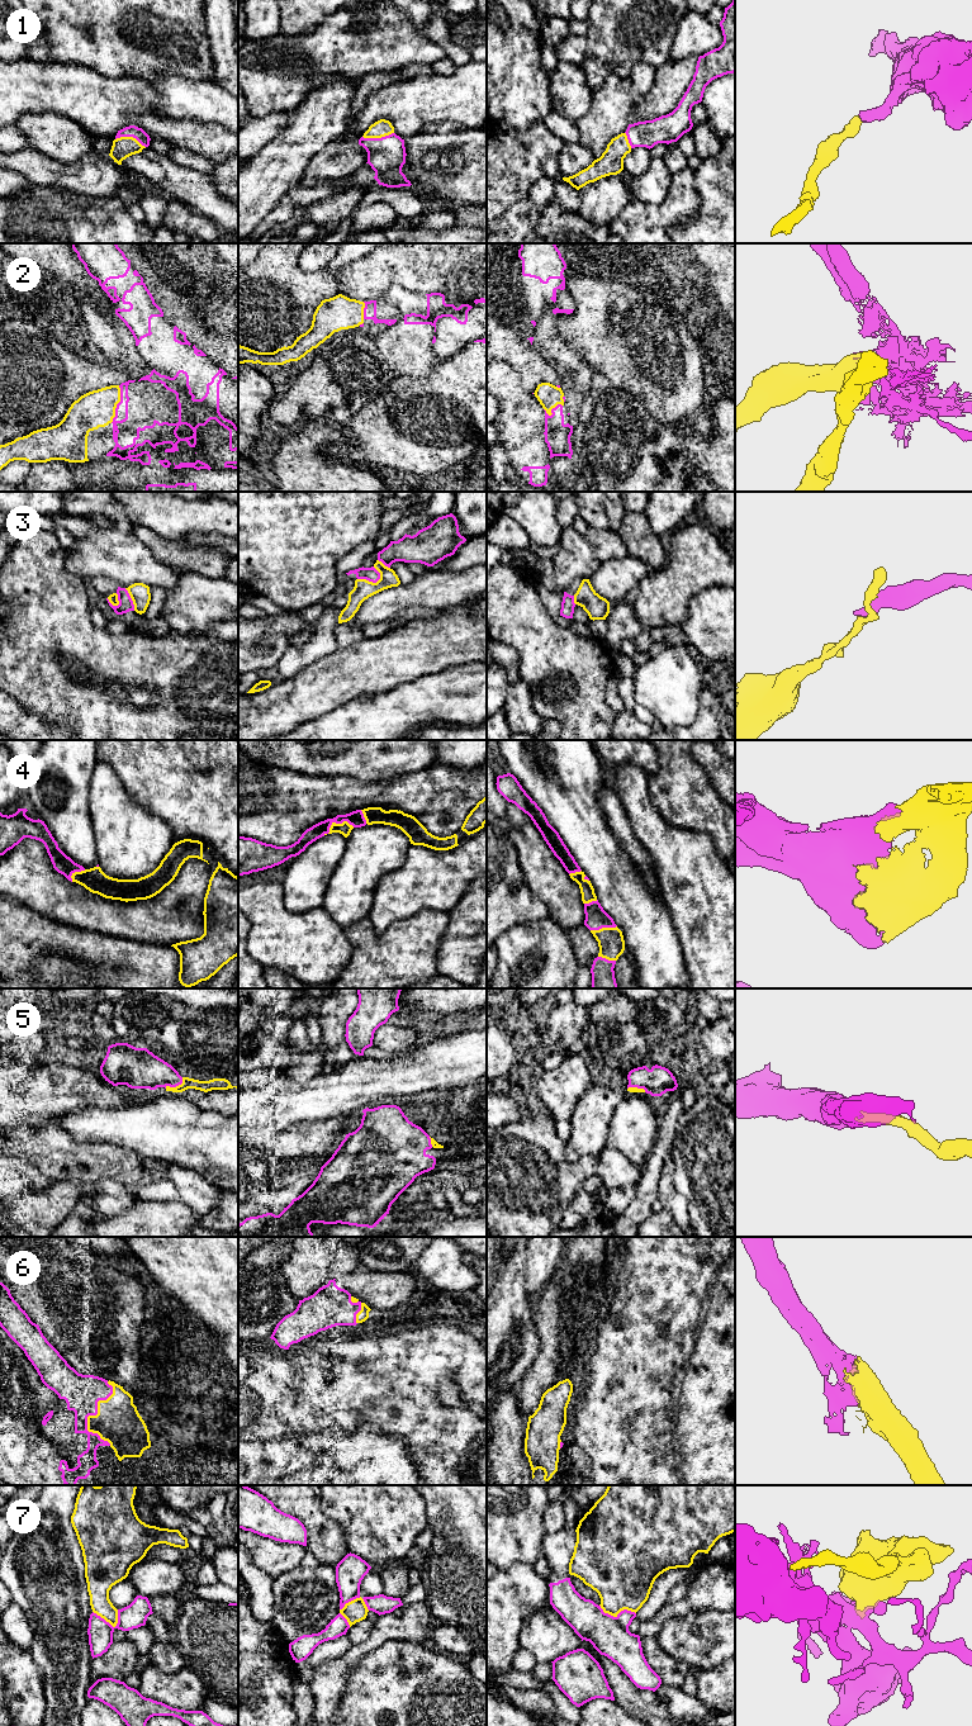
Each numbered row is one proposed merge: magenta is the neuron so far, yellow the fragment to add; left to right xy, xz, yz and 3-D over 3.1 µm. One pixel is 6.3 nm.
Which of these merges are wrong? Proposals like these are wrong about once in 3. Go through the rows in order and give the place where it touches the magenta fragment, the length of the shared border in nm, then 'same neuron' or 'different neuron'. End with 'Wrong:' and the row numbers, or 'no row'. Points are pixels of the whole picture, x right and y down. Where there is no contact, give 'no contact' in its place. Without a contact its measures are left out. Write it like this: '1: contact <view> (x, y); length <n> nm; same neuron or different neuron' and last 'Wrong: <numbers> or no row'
1: contact xz (378, 138); length 200 nm; same neuron
2: contact xy (117, 404); length 240 nm; different neuron
3: contact xz (370, 581); length 160 nm; different neuron
4: contact xz (336, 823); length 200 nm; same neuron
5: contact xy (175, 1086); length 140 nm; same neuron
6: contact xy (93, 1414); length 400 nm; same neuron
7: contact yz (617, 1616); length 240 nm; different neuron
Wrong: 2, 3, 7

